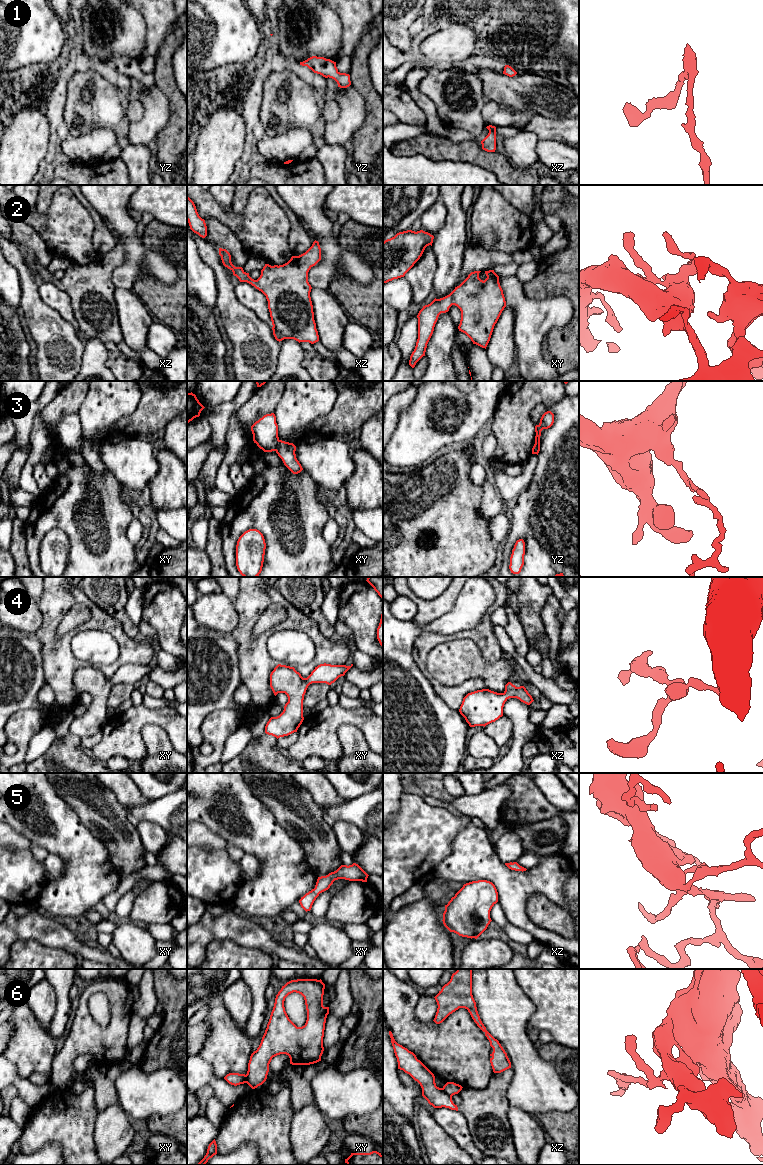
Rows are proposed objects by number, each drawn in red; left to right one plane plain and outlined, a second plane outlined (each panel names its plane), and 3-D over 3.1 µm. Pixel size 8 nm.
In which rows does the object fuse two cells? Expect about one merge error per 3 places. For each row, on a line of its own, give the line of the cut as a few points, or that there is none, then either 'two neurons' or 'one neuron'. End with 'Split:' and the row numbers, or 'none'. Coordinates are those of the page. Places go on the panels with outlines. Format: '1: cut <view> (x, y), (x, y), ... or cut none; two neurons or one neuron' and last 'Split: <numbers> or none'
1: cut none; one neuron
2: cut none; one neuron
3: cut xy (279, 440), (275, 450); two neurons
4: cut none; one neuron
5: cut none; one neuron
6: cut xz (441, 1088), (451, 1096); two neurons
Split: 3, 6

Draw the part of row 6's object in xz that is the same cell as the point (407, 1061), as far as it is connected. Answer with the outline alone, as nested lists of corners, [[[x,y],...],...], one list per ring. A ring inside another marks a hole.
[[[391,1031],[391,1043],[398,1062],[398,1069],[409,1074],[422,1088],[422,1096],[434,1108],[449,1108],[458,1111],[452,1096],[447,1095],[442,1088],[436,1086],[434,1074],[420,1061],[416,1055],[407,1048],[398,1044]]]

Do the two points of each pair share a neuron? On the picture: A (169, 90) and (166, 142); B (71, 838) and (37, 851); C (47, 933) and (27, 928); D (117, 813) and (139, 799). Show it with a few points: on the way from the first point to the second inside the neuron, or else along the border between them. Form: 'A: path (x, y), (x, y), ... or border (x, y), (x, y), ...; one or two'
A: path (176, 103), (176, 129); one
B: border (31, 843), (40, 845), (49, 852); two
C: path (42, 929), (32, 928); one
D: border (110, 790), (126, 808); two

